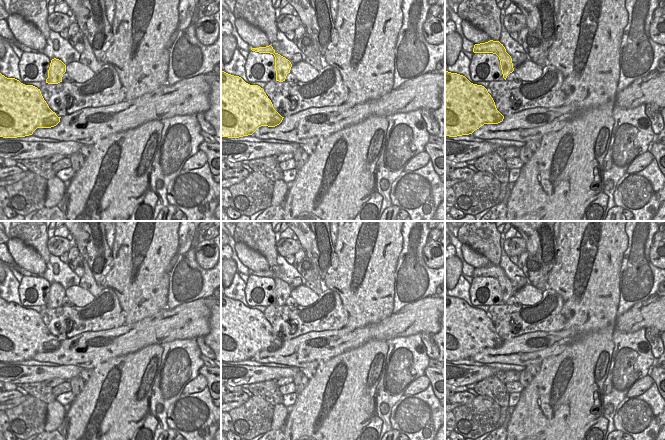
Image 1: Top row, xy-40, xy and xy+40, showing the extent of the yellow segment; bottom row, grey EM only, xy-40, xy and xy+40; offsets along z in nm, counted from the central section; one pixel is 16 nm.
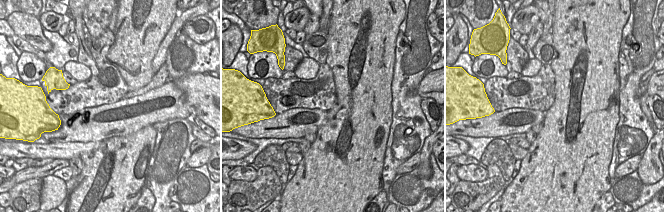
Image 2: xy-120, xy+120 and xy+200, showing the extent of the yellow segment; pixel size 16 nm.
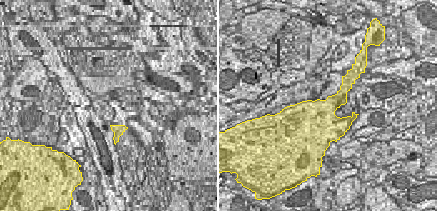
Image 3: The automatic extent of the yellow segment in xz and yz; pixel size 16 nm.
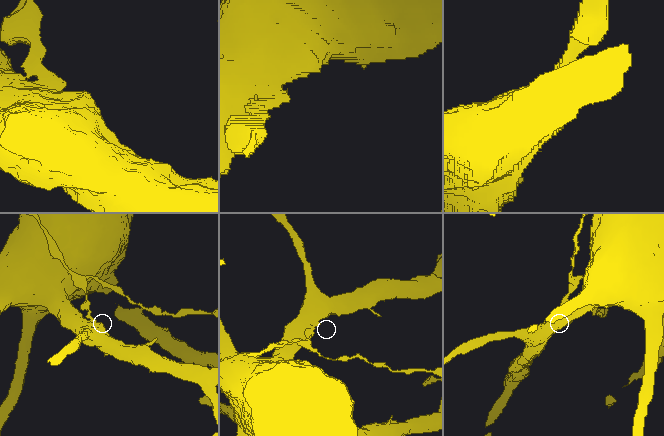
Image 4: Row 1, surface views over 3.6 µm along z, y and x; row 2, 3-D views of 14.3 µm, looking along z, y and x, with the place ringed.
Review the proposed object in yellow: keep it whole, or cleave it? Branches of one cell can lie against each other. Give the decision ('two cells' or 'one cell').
two cells

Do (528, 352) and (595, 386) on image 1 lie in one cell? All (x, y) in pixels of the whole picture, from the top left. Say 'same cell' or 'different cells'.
different cells

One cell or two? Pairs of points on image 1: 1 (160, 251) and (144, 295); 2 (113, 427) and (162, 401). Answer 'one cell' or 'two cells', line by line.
1: one cell
2: two cells

